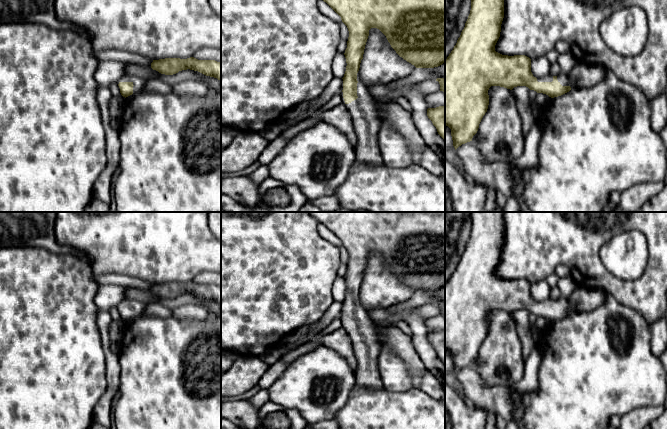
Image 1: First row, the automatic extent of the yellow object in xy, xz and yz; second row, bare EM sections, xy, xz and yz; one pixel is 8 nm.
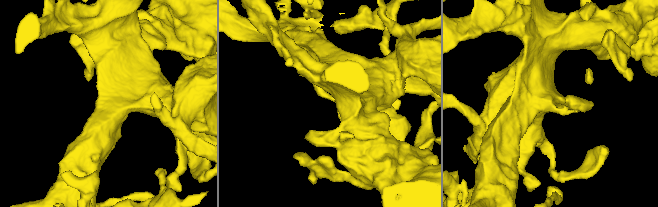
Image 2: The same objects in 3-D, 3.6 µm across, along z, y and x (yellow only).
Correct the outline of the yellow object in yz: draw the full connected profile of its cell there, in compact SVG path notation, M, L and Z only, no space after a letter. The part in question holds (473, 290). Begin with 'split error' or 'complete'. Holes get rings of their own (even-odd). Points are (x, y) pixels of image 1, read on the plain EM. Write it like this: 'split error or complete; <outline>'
split error; M472 212L471 234L465 251L461 256L453 274L445 284L445 349L451 353L455 374L472 365L479 348L487 336L489 329L488 314L491 310L500 310L512 314L517 310L526 310L537 317L543 317L551 322L561 320L571 314L568 299L536 302L531 296L531 283L525 279L502 279L495 275L495 269L500 261L501 248L504 242L504 212Z

